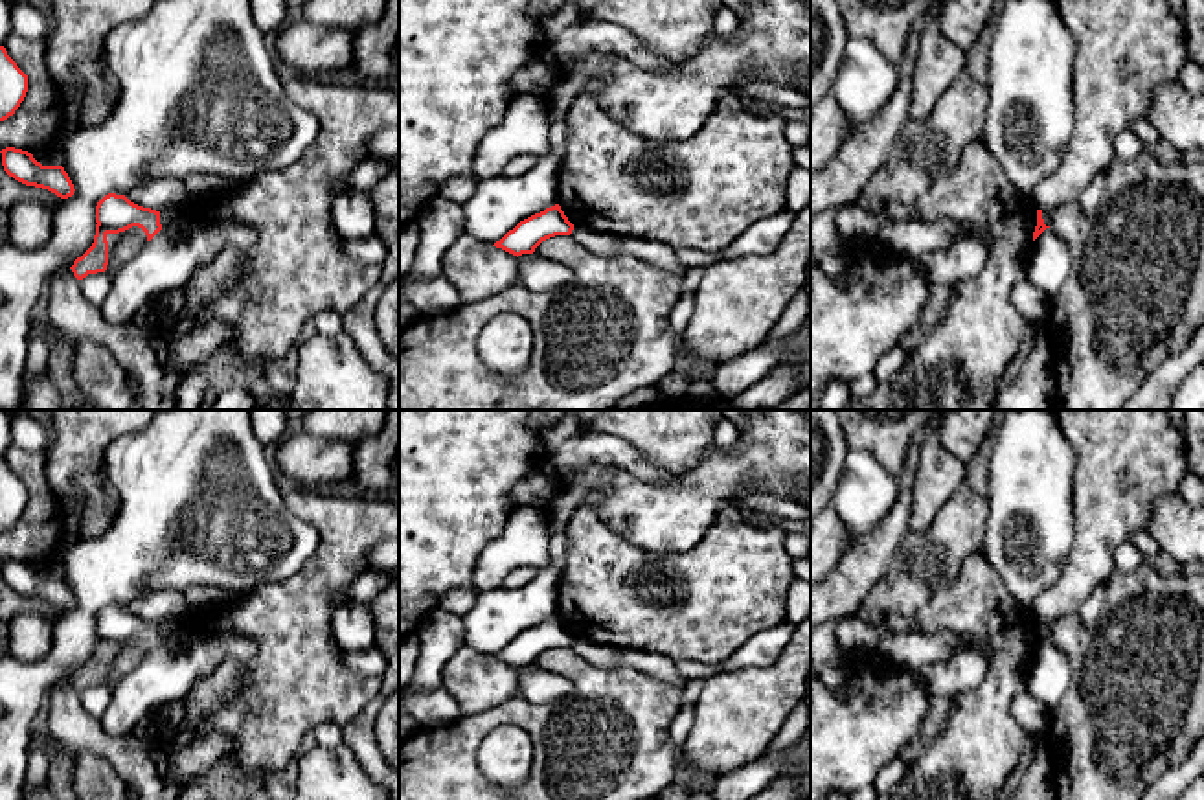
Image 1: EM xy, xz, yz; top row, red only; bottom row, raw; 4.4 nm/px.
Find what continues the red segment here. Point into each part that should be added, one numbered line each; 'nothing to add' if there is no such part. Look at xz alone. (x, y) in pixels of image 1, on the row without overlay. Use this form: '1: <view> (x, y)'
nothing to add

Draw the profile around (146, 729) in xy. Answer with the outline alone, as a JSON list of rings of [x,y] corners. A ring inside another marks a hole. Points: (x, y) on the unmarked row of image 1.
[[[151,717],[142,719],[134,728],[132,736],[138,739],[145,739],[151,745],[160,745],[164,739],[164,734],[158,730],[154,721]]]

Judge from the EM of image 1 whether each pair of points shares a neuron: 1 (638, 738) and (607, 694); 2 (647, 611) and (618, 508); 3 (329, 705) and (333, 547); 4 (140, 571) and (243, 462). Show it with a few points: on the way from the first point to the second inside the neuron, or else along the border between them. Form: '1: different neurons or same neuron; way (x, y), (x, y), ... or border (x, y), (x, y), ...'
1: same neuron; way (627, 727), (607, 705)
2: different neurons; border (596, 514), (633, 545), (670, 554)
3: same neuron; way (315, 666), (315, 585)
4: same neuron; way (162, 543), (215, 490)

